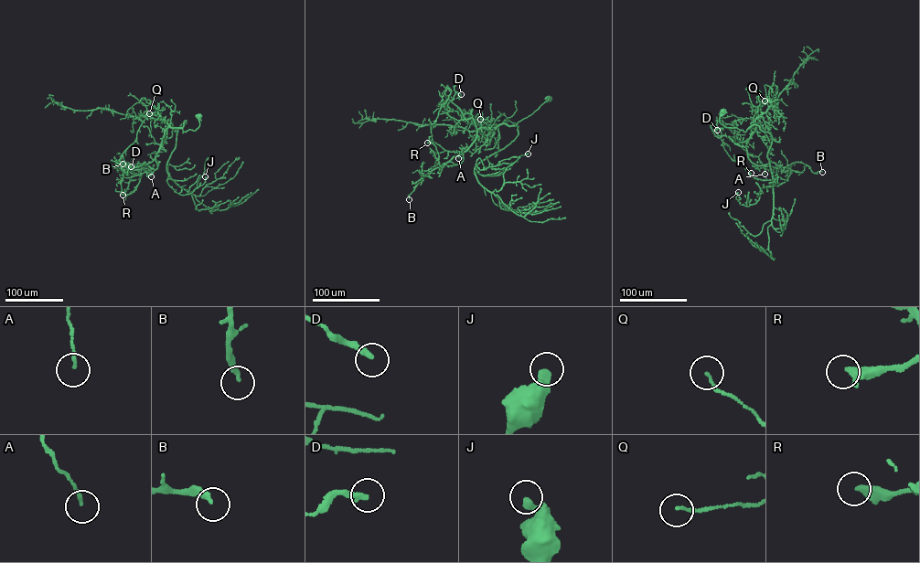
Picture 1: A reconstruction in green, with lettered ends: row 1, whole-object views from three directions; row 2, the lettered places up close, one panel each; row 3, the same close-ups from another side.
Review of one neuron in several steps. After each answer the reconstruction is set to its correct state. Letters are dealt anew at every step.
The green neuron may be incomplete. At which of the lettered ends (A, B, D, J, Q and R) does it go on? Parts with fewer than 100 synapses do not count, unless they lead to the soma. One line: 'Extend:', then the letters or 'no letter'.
Extend: no letter

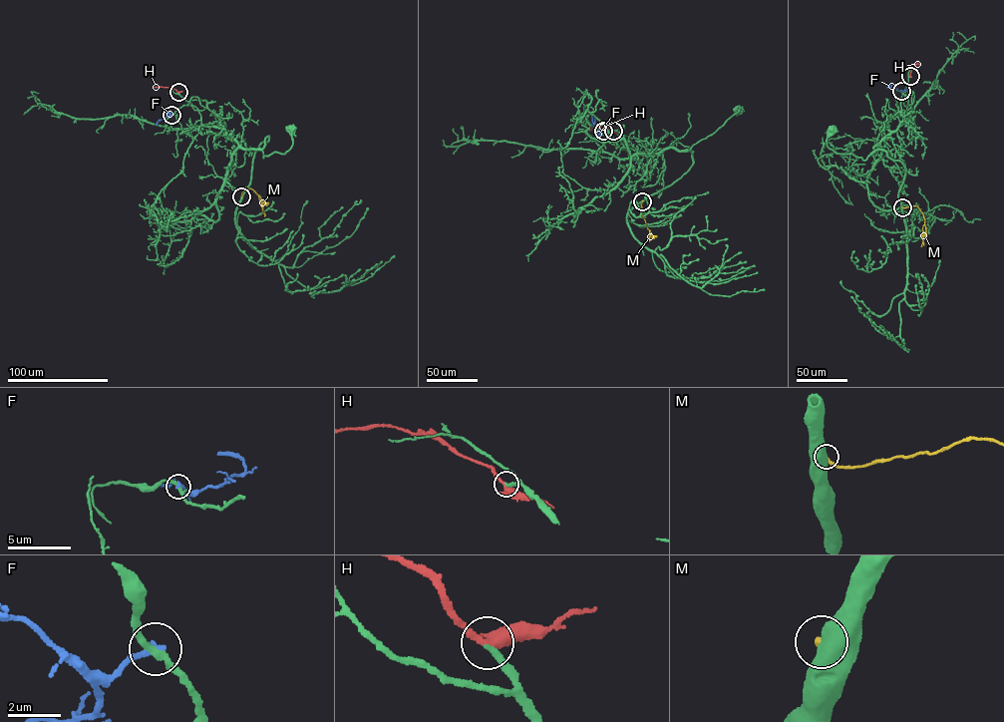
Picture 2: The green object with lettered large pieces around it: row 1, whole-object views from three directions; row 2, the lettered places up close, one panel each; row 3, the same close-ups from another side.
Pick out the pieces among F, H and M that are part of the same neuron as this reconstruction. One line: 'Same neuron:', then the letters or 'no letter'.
Same neuron: H

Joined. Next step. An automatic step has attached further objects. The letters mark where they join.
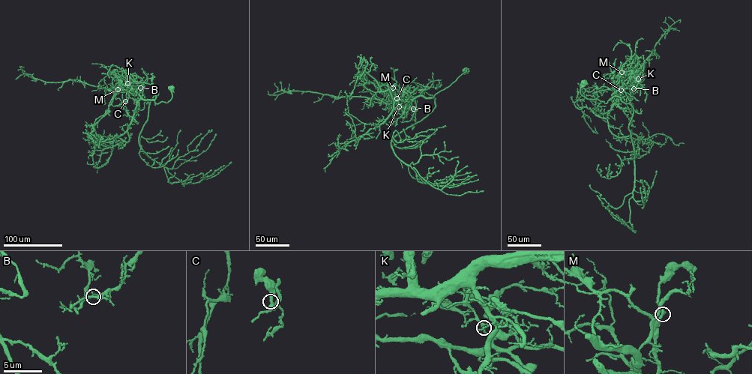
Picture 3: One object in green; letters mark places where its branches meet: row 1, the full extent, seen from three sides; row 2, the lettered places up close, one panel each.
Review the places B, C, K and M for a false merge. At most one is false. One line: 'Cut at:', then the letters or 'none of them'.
Cut at: K

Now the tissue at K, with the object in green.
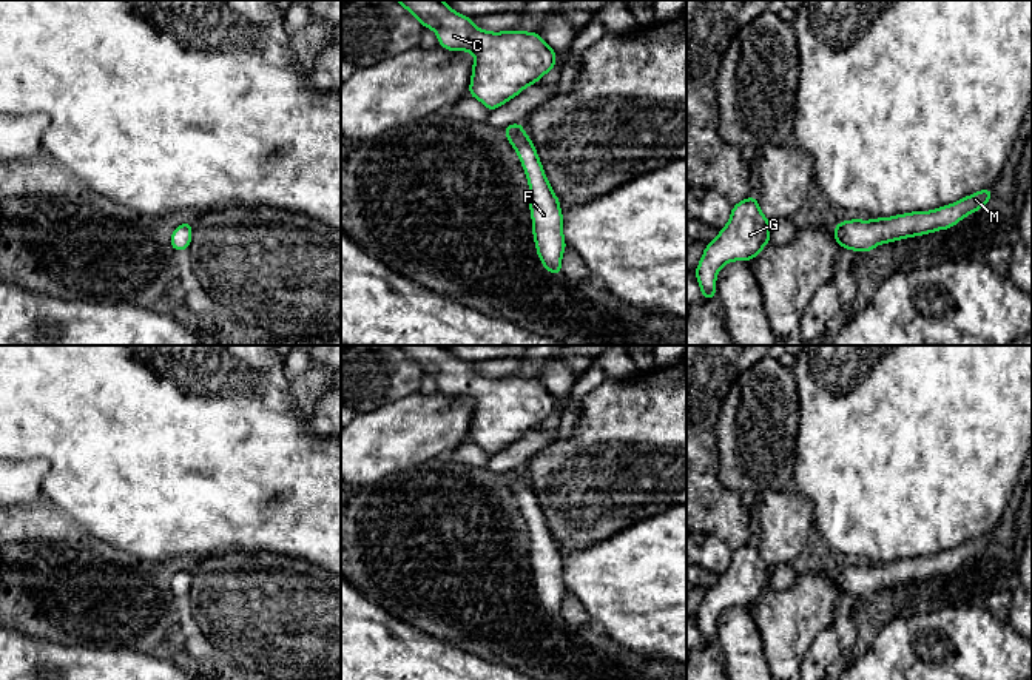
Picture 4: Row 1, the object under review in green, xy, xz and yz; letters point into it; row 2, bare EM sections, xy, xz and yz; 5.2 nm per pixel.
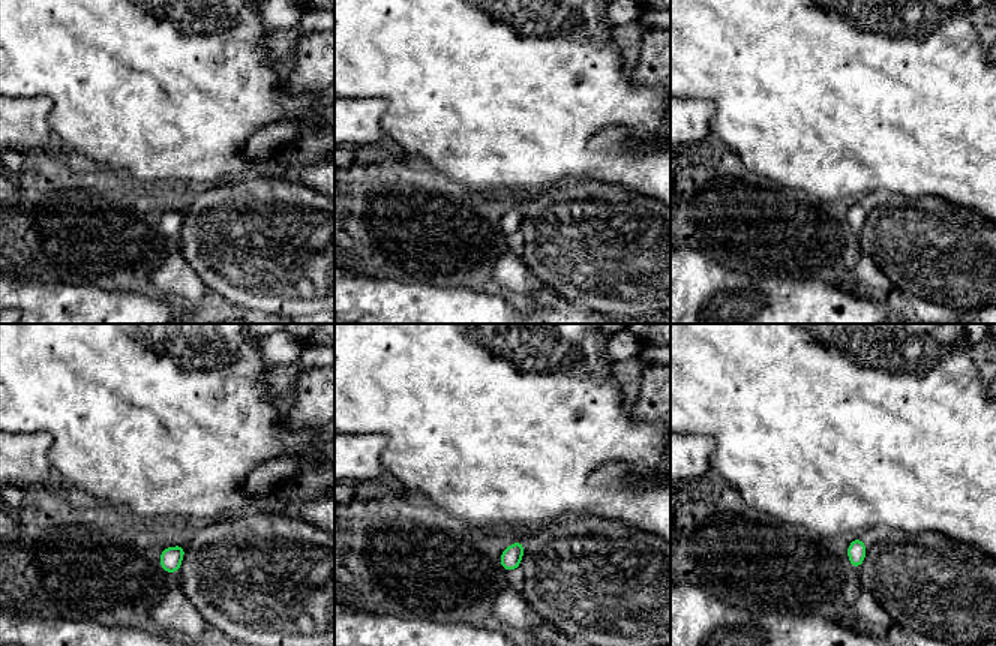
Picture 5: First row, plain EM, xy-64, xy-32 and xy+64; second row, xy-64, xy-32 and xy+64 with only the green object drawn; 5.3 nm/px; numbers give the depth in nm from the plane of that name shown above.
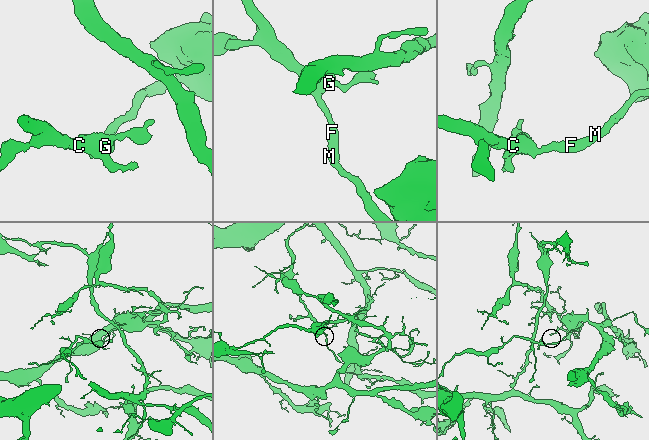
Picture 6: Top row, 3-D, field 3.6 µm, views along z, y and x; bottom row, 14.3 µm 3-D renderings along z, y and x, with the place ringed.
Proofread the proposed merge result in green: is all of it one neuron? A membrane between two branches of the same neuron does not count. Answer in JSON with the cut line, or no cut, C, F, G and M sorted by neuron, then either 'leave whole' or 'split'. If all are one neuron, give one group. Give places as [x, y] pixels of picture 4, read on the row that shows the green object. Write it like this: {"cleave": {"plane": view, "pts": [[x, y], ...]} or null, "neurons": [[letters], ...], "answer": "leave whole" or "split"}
{"cleave": {"plane": "xy", "pts": [[187, 225], [176, 233], [178, 249]]}, "neurons": [["C", "G"], ["F", "M"]], "answer": "split"}

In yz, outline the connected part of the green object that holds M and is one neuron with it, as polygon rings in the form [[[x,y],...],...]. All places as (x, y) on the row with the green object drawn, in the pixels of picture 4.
[[[986,188],[932,211],[913,211],[873,220],[844,220],[841,234],[850,250],[868,253],[879,244],[952,228],[963,217],[981,210],[990,196],[992,188]]]

